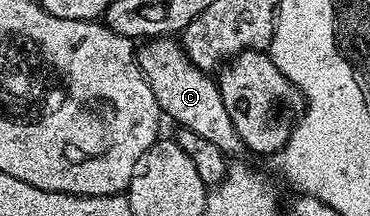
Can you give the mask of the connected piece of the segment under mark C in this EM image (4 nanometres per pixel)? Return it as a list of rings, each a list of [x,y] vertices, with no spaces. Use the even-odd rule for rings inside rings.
[[[155,37],[143,45],[146,46],[137,50],[138,65],[148,87],[152,87],[152,95],[156,95],[156,103],[163,114],[167,118],[171,117],[175,126],[196,131],[196,135],[216,143],[216,147],[220,147],[224,154],[243,152],[240,135],[236,127],[232,127],[232,119],[228,119],[224,99],[220,99],[217,80],[207,70],[196,67],[174,37]]]

